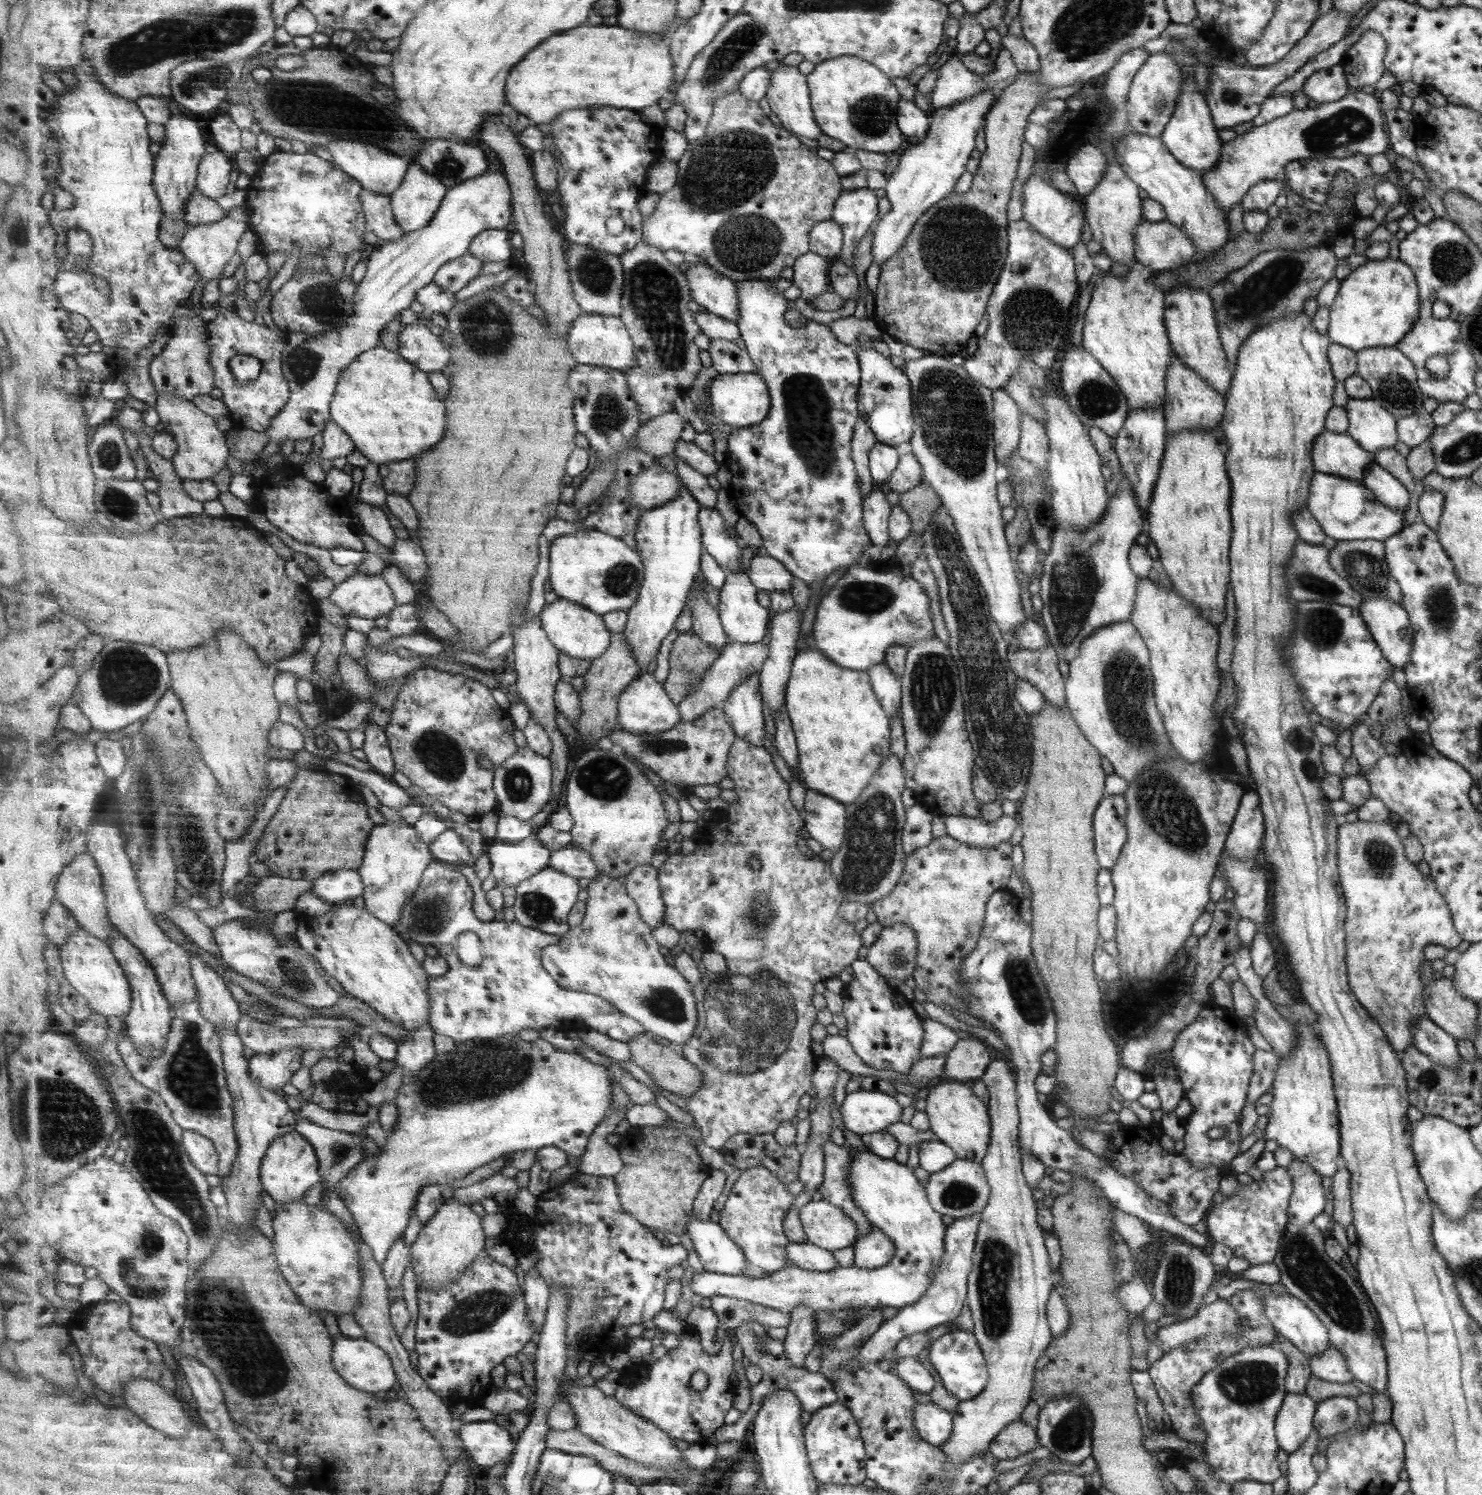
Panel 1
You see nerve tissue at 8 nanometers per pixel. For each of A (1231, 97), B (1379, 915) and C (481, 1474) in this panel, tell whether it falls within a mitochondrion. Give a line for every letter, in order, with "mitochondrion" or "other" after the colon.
A: other
B: other
C: other

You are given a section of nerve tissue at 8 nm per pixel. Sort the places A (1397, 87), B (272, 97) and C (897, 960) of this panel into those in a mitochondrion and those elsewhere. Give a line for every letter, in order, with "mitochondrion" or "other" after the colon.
A: other
B: mitochondrion
C: mitochondrion

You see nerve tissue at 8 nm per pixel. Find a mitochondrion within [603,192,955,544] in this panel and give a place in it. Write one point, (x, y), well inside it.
(654, 295)

